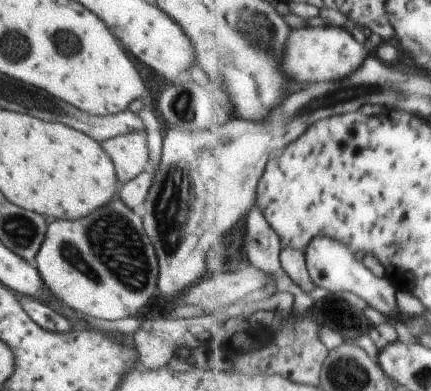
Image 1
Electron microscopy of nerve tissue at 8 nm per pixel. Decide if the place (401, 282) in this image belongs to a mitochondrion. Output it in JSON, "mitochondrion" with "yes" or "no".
{"mitochondrion":"no"}

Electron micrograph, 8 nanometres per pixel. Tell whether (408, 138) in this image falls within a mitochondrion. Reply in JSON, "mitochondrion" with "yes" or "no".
{"mitochondrion":"no"}

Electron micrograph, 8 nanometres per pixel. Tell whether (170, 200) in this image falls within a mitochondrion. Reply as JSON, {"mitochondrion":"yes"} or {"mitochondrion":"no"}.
{"mitochondrion":"yes"}

